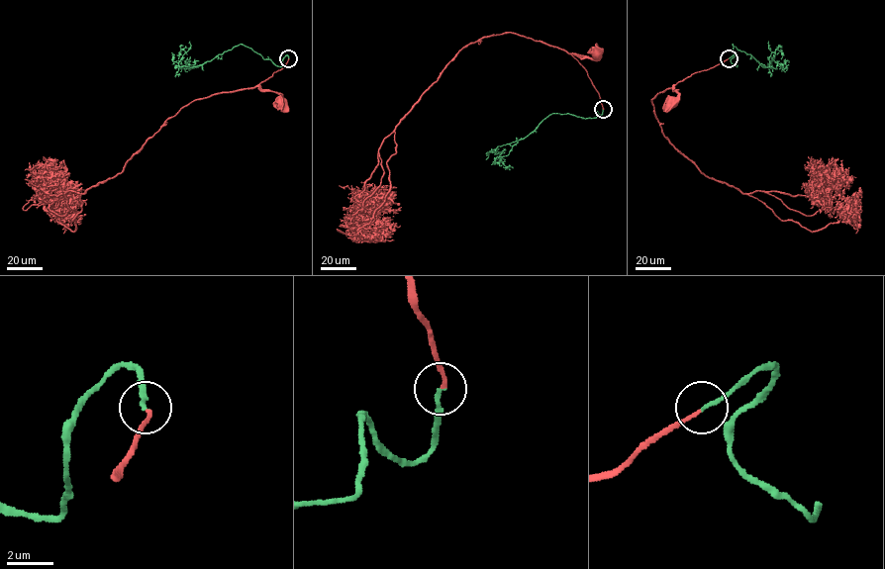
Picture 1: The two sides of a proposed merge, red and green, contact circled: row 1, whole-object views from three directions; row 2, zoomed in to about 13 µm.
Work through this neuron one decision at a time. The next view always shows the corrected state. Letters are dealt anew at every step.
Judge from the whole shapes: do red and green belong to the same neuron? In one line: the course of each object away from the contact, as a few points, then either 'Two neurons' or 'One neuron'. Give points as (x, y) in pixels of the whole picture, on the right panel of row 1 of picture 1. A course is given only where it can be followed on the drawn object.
Course of red: (729, 58), (678, 81), (673, 87), (678, 94), (674, 102). Course of green: (729, 58), (734, 55), (731, 62), (737, 66), (733, 45), (763, 67), (777, 49), (781, 58). One neuron

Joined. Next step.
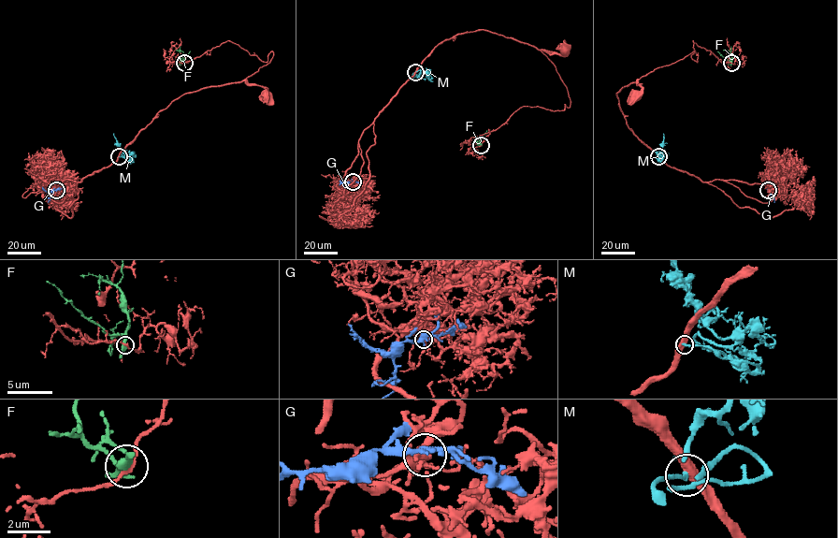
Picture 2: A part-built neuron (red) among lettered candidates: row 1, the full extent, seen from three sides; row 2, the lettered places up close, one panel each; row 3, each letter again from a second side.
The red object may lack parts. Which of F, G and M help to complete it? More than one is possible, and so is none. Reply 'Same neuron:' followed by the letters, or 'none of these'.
Same neuron: none of these

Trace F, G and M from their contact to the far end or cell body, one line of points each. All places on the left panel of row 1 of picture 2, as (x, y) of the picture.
F: (184, 63), (180, 59), (190, 50)
G: (56, 190), (52, 191), (48, 202)
M: (119, 156), (123, 157), (114, 133)

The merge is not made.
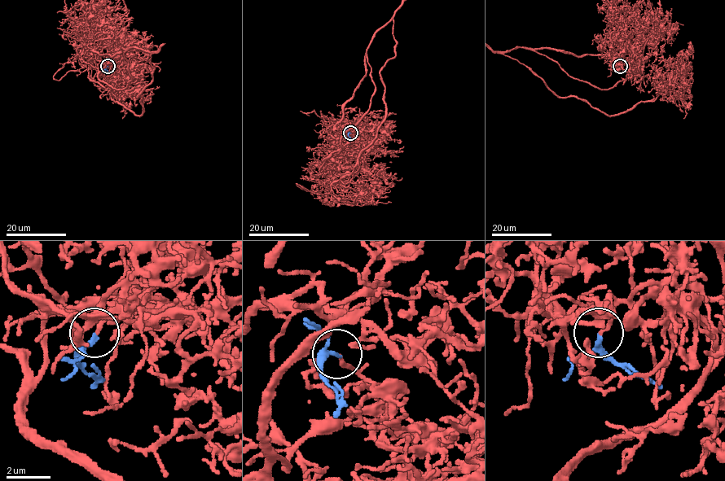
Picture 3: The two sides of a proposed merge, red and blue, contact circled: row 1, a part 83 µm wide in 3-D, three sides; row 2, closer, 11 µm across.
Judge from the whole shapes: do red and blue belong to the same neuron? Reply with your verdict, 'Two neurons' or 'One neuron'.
One neuron

